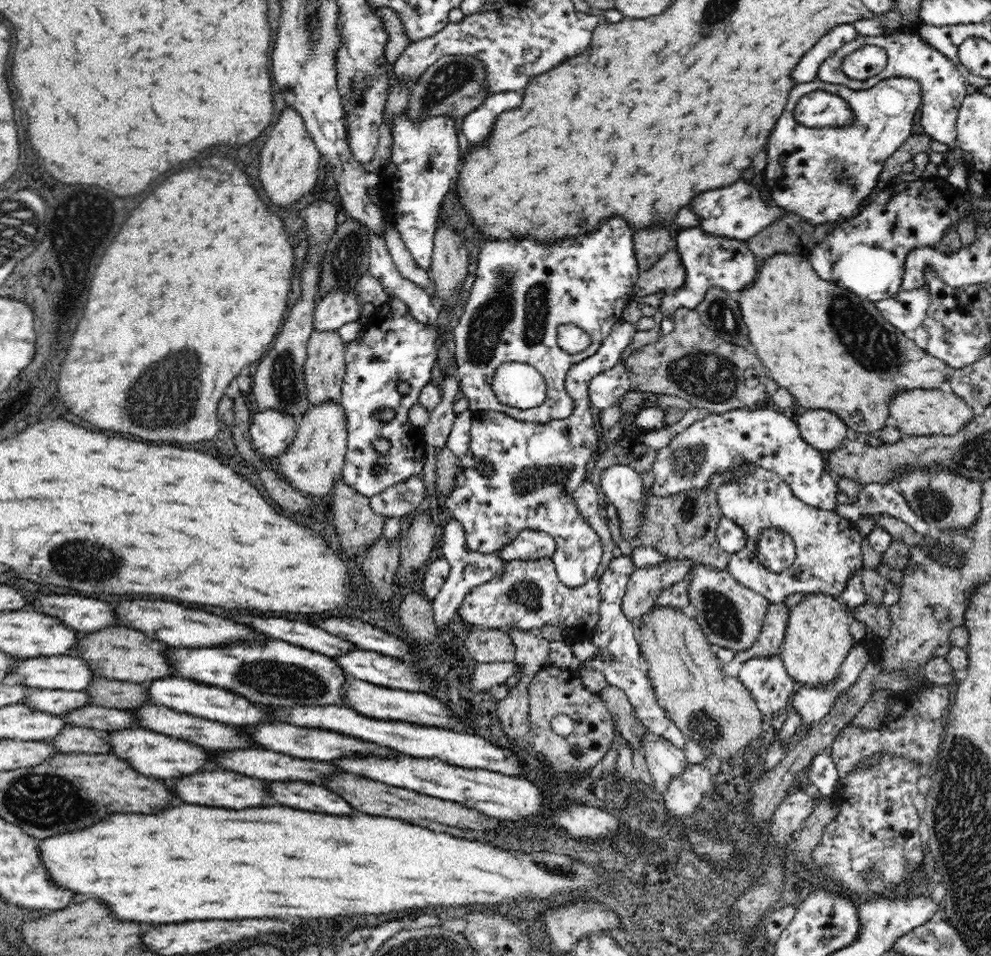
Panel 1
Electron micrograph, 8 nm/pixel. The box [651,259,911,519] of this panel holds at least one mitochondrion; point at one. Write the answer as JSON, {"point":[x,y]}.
{"point":[866,340]}

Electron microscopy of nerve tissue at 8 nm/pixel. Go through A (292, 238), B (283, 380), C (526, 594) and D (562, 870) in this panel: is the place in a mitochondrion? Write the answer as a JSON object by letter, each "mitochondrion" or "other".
{"A":"other","B":"mitochondrion","C":"mitochondrion","D":"mitochondrion"}

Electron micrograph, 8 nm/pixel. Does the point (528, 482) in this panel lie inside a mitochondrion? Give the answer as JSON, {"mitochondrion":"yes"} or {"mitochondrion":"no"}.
{"mitochondrion":"yes"}

